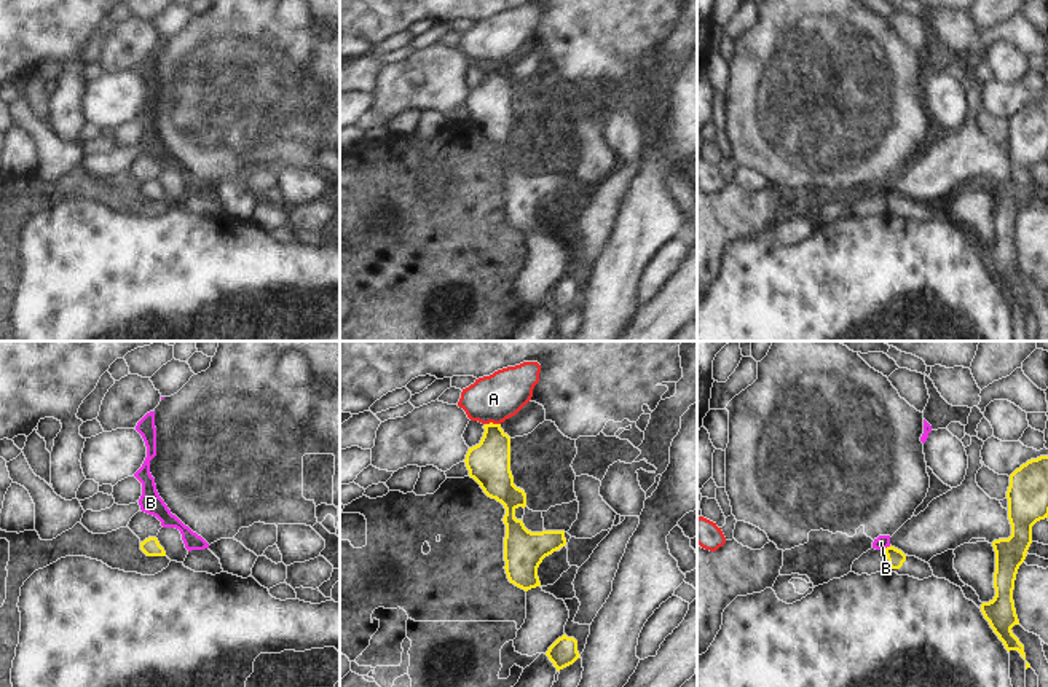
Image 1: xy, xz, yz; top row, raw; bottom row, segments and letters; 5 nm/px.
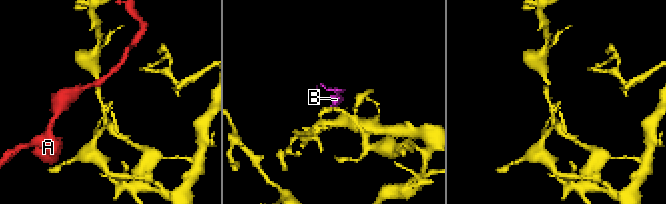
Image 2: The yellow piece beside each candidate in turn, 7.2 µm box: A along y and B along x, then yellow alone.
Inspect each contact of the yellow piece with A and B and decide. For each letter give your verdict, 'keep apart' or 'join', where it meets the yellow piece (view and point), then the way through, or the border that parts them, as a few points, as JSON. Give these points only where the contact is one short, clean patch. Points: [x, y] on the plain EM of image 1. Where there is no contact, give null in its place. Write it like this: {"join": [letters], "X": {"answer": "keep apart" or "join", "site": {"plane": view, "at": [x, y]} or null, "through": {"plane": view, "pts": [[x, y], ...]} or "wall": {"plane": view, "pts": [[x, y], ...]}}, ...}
{"join": [], "A": {"answer": "keep apart", "site": {"plane": "xz", "at": [492, 66]}, "wall": {"plane": "xz", "pts": [[500, 66], [485, 67]]}}, "B": {"answer": "keep apart", "site": {"plane": "yz", "at": [887, 190]}, "wall": {"plane": "yz", "pts": [[890, 188], [884, 192]]}}}

